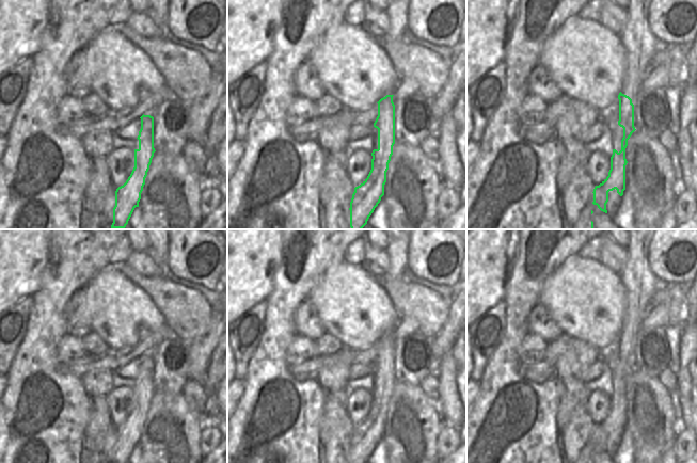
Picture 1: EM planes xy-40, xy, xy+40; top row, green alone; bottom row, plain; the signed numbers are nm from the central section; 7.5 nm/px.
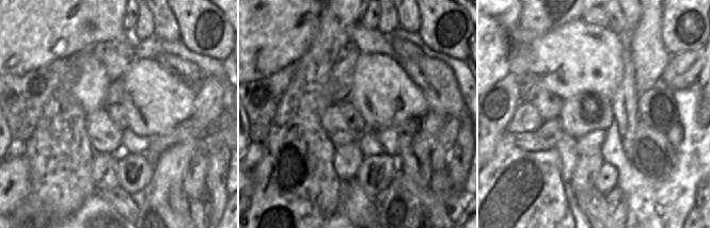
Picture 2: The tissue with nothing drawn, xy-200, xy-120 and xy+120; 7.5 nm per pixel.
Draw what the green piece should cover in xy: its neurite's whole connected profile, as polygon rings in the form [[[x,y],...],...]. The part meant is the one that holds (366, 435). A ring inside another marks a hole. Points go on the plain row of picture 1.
[[[386,334],[378,342],[378,355],[374,366],[378,368],[378,387],[371,392],[371,409],[367,417],[354,427],[348,453],[339,460],[327,459],[327,463],[367,463],[375,447],[384,434],[386,411],[395,383],[394,334]]]

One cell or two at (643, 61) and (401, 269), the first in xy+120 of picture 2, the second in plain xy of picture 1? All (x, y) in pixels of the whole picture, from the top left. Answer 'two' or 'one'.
one

